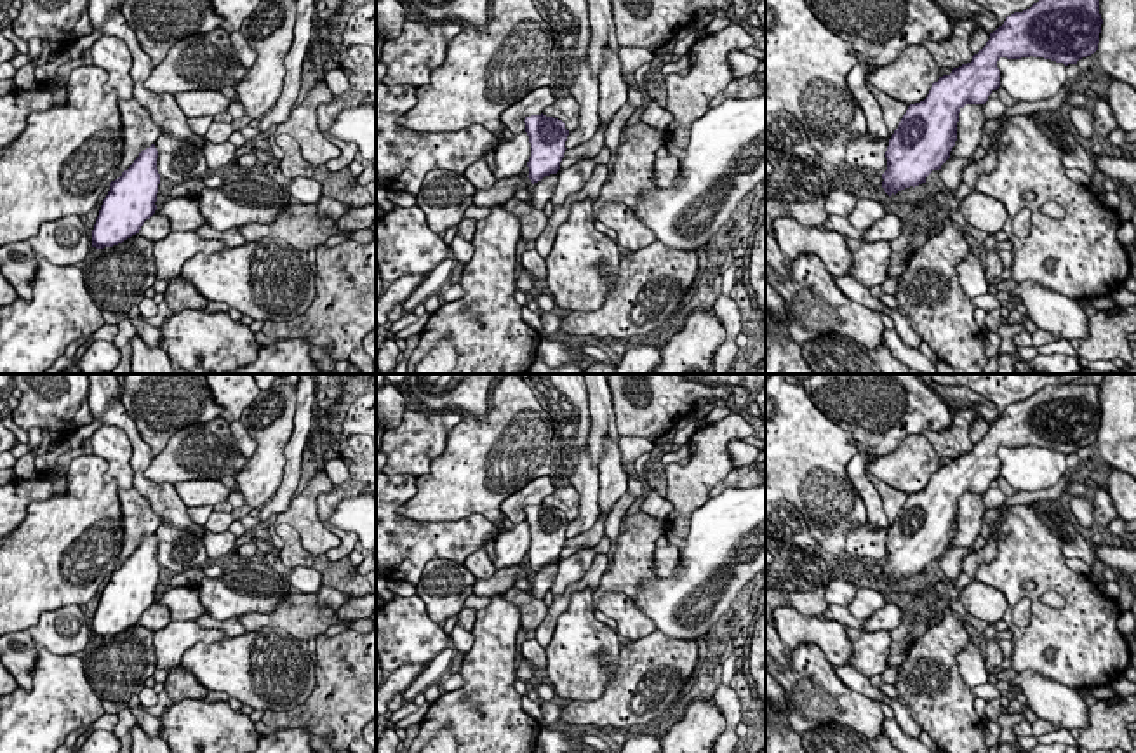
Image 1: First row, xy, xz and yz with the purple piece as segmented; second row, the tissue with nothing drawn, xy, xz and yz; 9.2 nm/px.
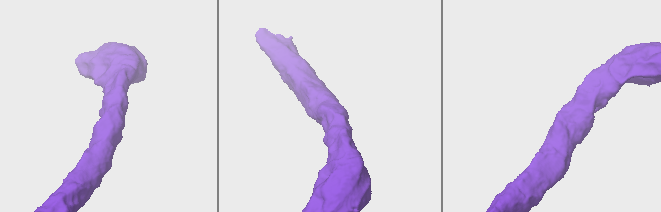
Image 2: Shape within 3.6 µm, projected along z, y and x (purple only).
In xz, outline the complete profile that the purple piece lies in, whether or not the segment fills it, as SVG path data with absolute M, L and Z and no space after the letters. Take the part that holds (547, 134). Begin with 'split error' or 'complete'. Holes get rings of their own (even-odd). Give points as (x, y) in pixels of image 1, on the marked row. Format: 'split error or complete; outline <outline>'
complete; outline M546 115L525 117L525 132L531 143L531 157L527 162L531 183L541 181L545 176L557 174L565 153L569 130L558 118Z

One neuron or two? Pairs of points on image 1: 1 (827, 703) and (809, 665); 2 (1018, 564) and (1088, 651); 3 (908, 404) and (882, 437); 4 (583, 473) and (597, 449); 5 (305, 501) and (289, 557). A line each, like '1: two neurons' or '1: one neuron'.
1: one neuron
2: one neuron
3: one neuron
4: two neurons
5: two neurons

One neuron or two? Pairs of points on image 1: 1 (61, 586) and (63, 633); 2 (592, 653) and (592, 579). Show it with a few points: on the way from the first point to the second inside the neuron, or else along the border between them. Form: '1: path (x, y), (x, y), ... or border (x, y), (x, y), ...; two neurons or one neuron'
1: border (79, 604), (46, 611), (30, 630); two neurons
2: border (594, 590), (576, 590), (561, 616); two neurons

